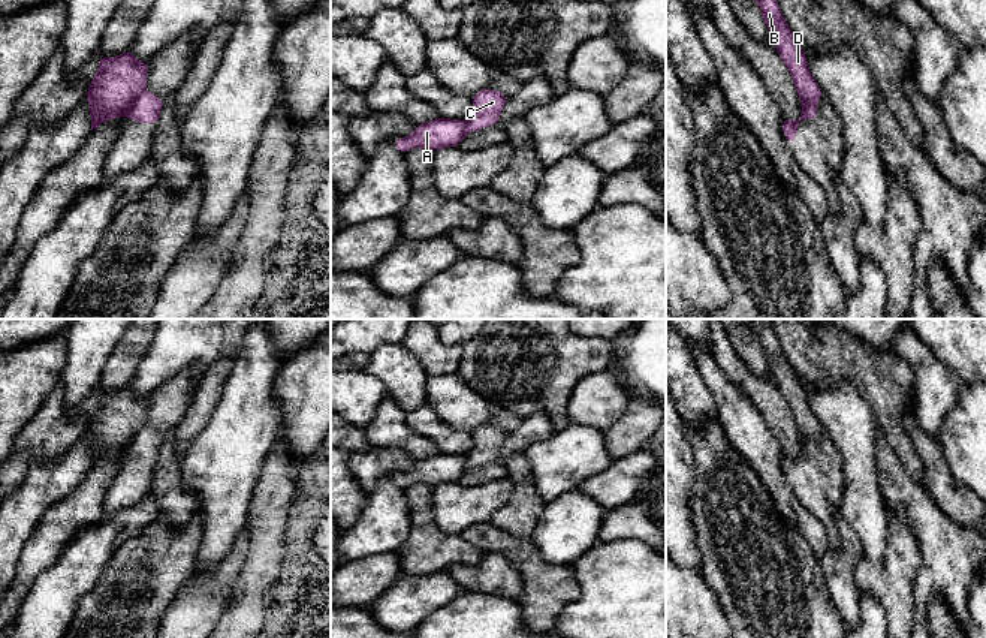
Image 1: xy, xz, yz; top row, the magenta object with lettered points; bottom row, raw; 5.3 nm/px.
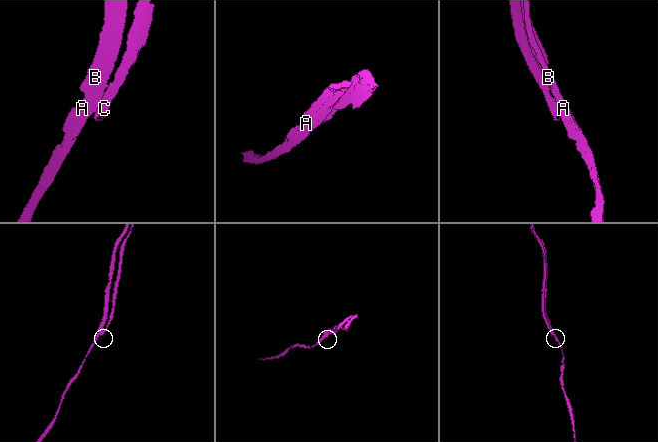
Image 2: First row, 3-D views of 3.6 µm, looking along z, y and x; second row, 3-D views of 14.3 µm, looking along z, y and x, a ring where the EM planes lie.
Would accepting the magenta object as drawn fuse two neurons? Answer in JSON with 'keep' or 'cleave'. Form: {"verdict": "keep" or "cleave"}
{"verdict": "cleave"}

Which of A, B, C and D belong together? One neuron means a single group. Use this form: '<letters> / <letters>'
A B D / C

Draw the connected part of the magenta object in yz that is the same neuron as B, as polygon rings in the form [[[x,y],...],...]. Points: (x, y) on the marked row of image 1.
[[[756,0],[762,9],[772,42],[790,70],[802,105],[817,106],[823,96],[806,64],[805,52],[786,22],[777,0]]]

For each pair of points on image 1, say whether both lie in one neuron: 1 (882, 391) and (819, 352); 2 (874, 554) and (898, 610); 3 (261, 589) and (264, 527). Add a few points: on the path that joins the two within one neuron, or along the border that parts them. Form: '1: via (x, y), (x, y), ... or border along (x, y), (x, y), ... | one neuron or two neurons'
1: via (867, 376), (847, 357), (834, 354) | one neuron
2: border along (886, 529), (885, 557), (880, 563), (873, 565) | two neurons
3: via (261, 574), (264, 542) | one neuron

